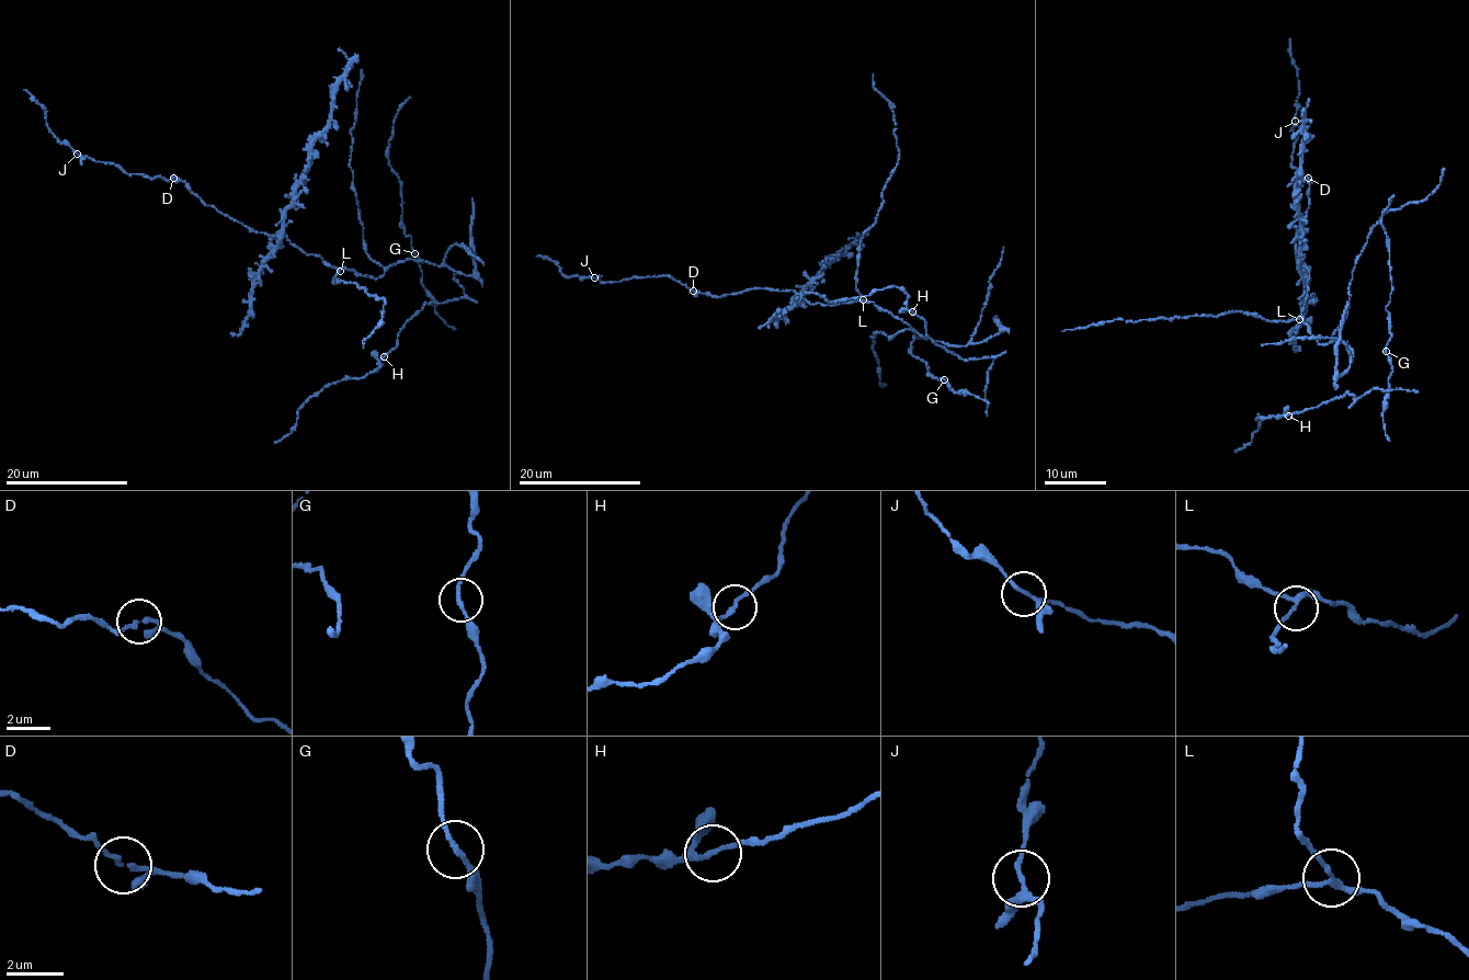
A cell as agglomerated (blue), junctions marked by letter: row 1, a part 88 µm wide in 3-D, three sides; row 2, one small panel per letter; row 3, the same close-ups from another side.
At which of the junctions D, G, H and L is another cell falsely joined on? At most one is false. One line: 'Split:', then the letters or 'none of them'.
Split: none of them

